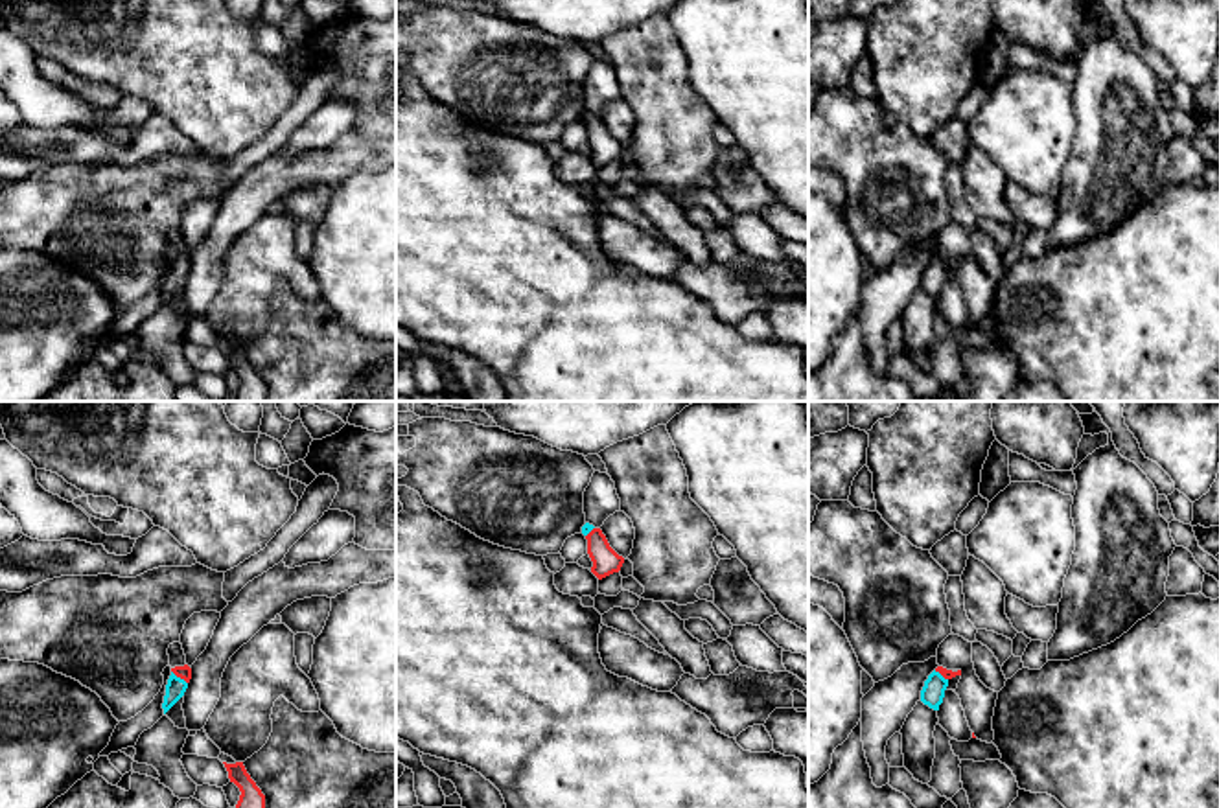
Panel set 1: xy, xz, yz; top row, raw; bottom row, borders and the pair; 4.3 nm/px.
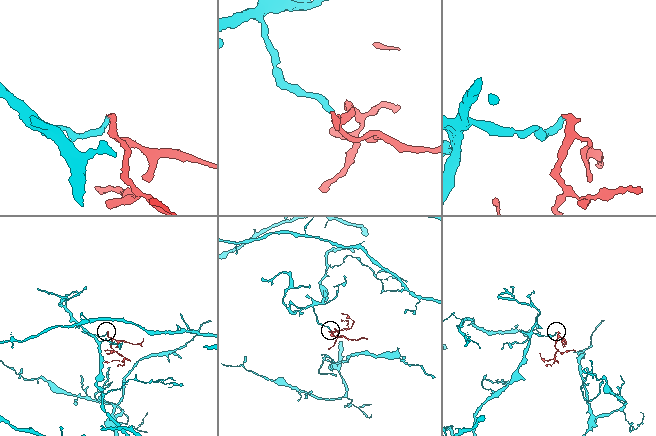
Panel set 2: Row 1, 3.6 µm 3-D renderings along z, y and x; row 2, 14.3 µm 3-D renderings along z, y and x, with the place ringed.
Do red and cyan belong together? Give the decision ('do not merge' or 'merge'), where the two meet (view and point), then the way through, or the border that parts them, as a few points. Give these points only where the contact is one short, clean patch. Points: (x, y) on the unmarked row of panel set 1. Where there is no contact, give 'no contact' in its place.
merge; meets red in xy at (179, 264); runs through xy (185, 260), (179, 264), (175, 275)

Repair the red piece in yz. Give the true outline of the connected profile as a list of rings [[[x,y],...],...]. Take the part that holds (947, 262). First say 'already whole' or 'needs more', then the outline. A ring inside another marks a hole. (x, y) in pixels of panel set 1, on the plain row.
needs more | [[[937,254],[924,269],[924,274],[921,278],[921,289],[930,296],[939,298],[948,269],[956,263],[961,263],[961,258],[952,260],[943,254]]]

